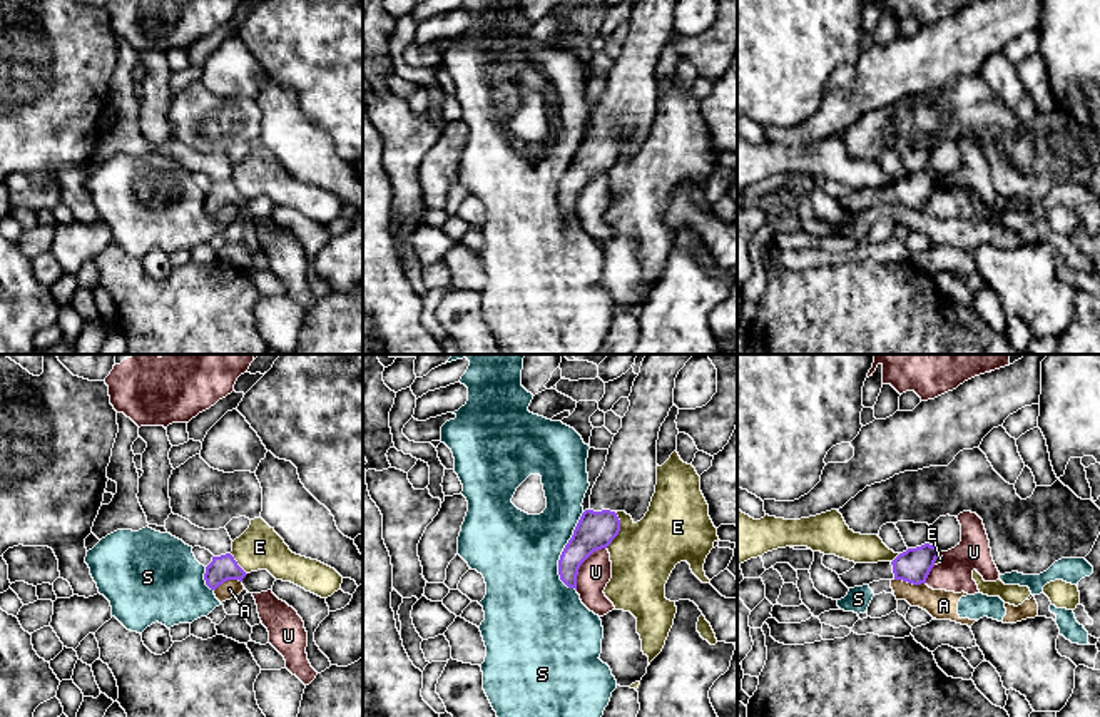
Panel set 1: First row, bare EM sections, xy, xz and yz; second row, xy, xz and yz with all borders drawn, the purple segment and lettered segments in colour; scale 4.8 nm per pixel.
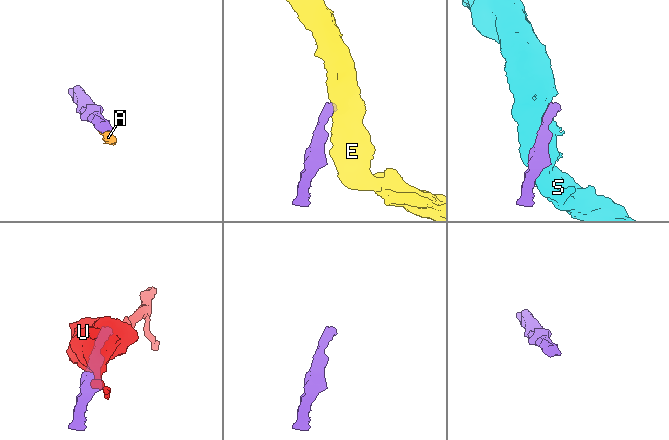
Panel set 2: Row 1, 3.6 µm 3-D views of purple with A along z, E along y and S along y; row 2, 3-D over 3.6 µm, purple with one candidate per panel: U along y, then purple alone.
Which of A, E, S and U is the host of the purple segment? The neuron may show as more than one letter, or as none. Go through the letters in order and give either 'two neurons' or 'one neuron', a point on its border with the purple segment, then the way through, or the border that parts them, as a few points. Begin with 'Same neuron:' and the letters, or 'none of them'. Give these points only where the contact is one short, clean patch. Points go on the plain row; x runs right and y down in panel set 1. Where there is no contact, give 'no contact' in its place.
Same neuron: none of them
A: two neurons; contact yz (910, 208); border yz (895, 204), (925, 209)
E: two neurons; contact xz (619, 156); border xz (616, 137), (619, 159), (606, 172)
S: two neurons; contact xz (562, 179)
U: two neurons; contact xz (580, 189)

